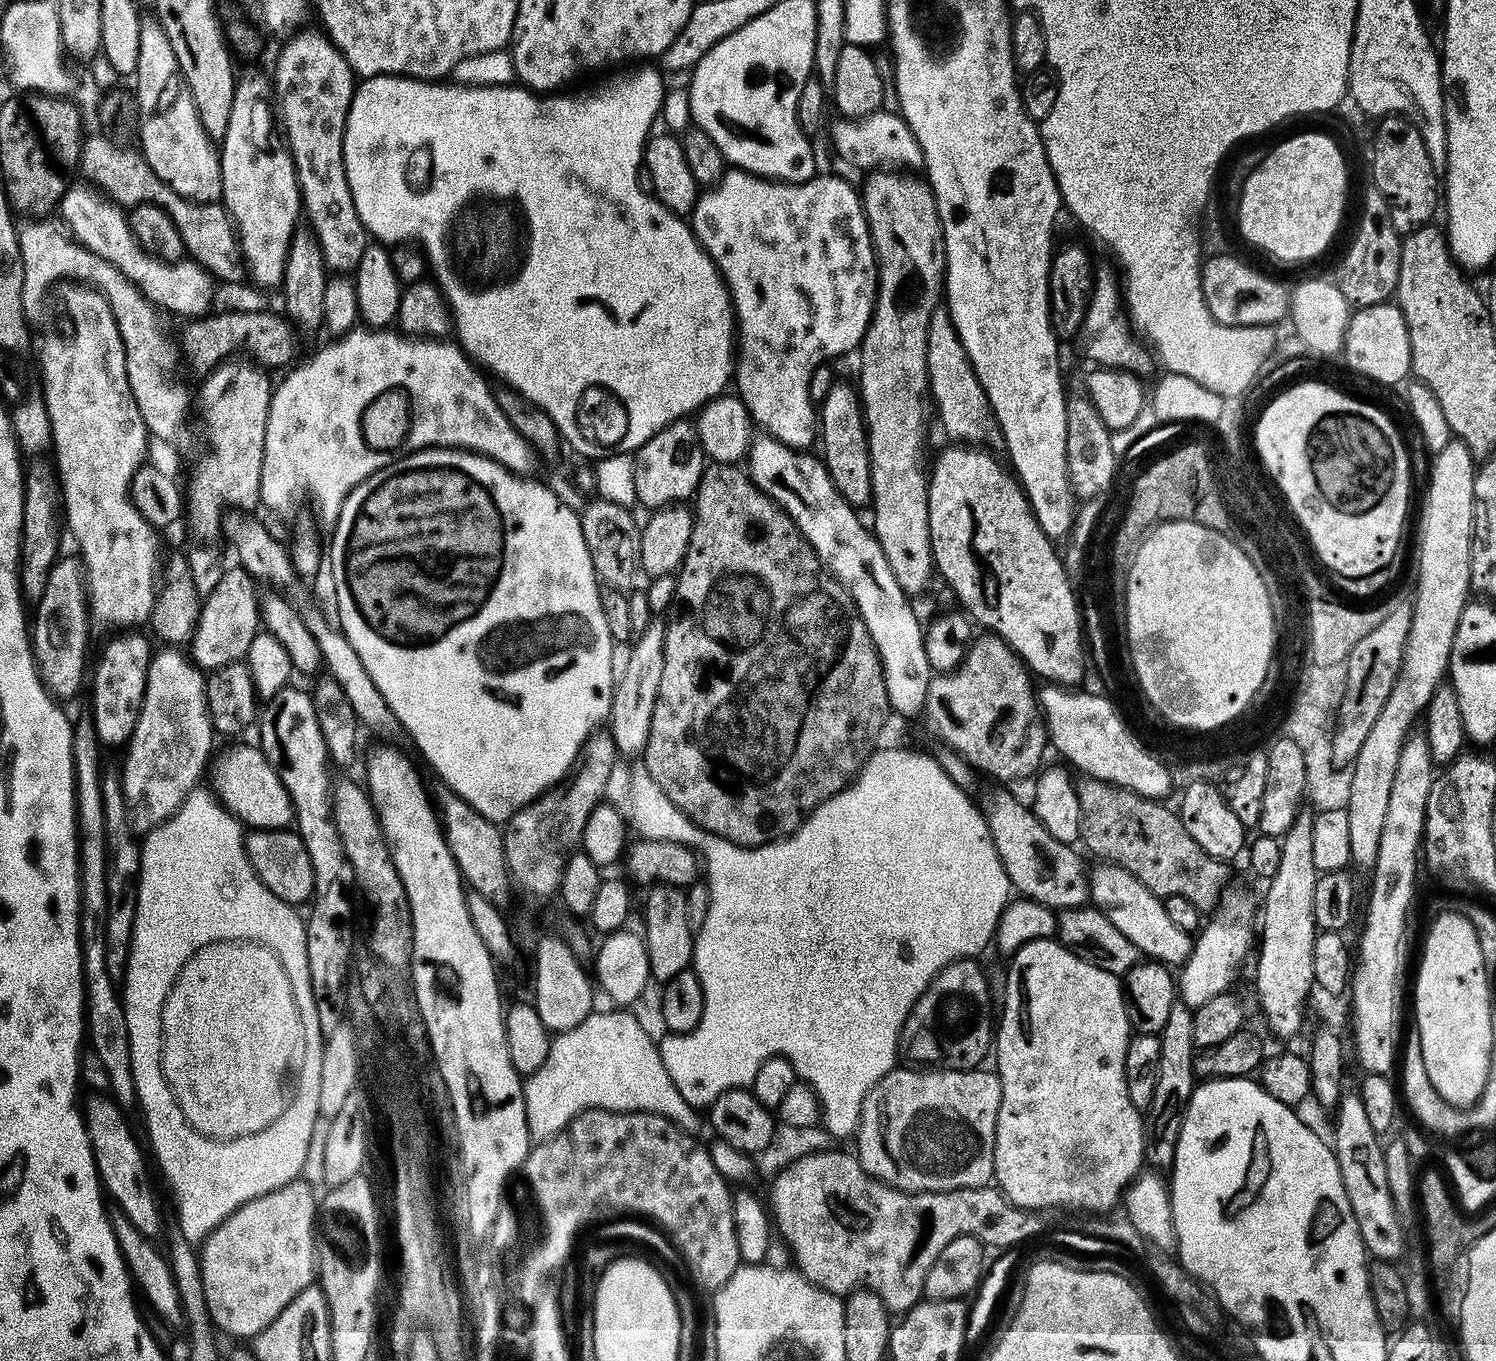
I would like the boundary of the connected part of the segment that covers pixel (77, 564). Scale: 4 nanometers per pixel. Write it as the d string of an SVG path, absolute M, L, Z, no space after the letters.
M64 556L57 559L51 568L42 598L36 602L35 608L30 639L40 680L47 684L55 699L70 698L77 694L82 682L88 628L90 629L86 585L83 581L82 564L77 557Z

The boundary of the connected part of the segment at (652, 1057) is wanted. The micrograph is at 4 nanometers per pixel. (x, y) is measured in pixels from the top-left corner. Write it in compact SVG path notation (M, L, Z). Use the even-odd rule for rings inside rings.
M594 1010L574 1029L557 1033L549 1046L548 1056L534 1073L524 1080L523 1098L529 1137L543 1142L568 1127L569 1121L588 1108L610 1109L616 1112L654 1112L666 1117L684 1132L699 1133L704 1120L701 1113L678 1093L673 1080L666 1073L660 1049L639 1020L628 1010L600 1012Z

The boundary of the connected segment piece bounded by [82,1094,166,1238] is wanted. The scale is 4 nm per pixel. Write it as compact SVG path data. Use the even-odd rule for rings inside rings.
M88 1094L88 1097L83 1097L82 1100L82 1111L84 1113L84 1125L86 1126L86 1130L88 1131L88 1137L90 1138L90 1146L92 1147L92 1153L94 1154L94 1162L96 1163L96 1172L100 1175L100 1183L102 1185L103 1191L107 1193L110 1197L111 1203L120 1208L122 1214L126 1216L137 1227L137 1230L141 1232L142 1235L147 1236L149 1238L156 1238L156 1235L163 1233L165 1231L166 1225L164 1226L164 1212L160 1209L160 1200L156 1197L156 1188L152 1185L152 1176L148 1173L148 1164L150 1168L150 1160L146 1155L144 1157L144 1152L140 1149L140 1144L136 1141L136 1136L132 1133L131 1128L128 1126L127 1120L124 1118L126 1116L125 1109L121 1108L119 1104L116 1103L115 1100L112 1099L111 1095L108 1094Z

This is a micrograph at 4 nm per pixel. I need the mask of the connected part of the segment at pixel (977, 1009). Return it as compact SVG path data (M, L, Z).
M961 958L954 960L952 963L947 964L942 971L940 971L935 978L926 986L924 993L916 999L914 1006L910 1010L910 1014L906 1018L906 1022L900 1031L900 1043L898 1045L898 1052L901 1057L904 1056L905 1061L911 1062L916 1066L923 1066L928 1070L958 1070L959 1072L966 1072L969 1070L976 1070L981 1067L980 1064L984 1059L989 1059L990 1053L994 1048L994 1011L990 1002L990 993L987 990L987 974L983 967L976 965L977 961L972 958Z

